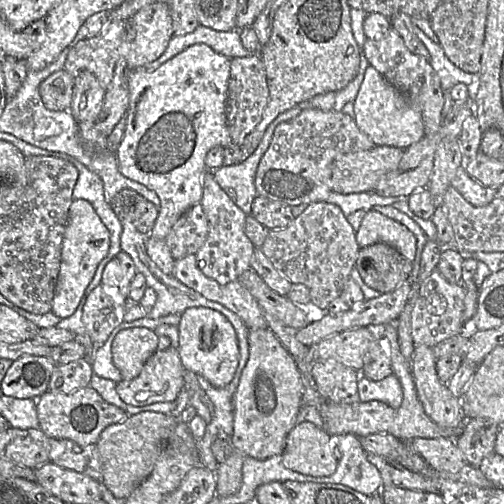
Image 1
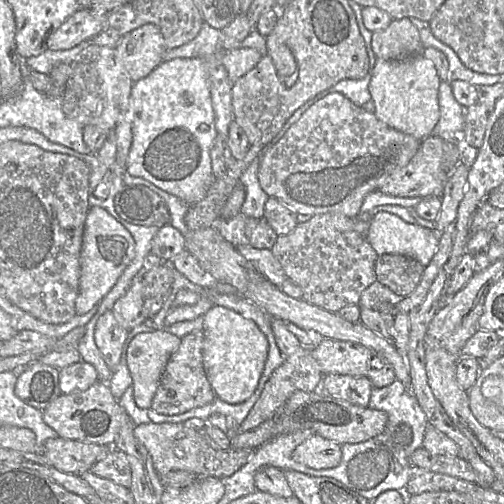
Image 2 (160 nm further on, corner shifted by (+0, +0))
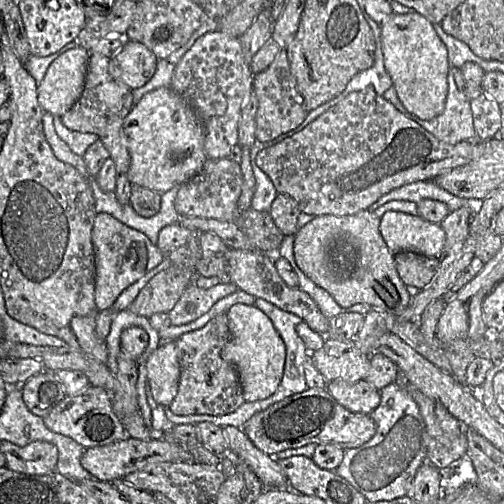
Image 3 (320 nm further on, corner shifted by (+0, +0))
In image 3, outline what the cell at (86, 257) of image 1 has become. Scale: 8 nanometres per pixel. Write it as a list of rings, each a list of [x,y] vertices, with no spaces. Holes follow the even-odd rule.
[[[97,213],[92,243],[95,255],[95,304],[100,311],[109,309],[128,286],[158,266],[166,255],[142,232],[130,228],[108,213]]]

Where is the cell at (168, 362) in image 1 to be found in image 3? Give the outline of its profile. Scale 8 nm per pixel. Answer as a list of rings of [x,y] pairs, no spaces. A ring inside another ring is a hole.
[[[227,311],[211,319],[203,328],[181,335],[176,339],[180,381],[177,395],[168,408],[176,415],[226,415],[245,403],[237,369],[221,357],[221,351],[230,339]]]

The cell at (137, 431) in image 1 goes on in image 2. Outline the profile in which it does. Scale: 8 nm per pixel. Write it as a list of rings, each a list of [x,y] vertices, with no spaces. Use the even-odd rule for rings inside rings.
[[[150,422],[136,425],[134,436],[147,448],[159,476],[170,471],[180,470],[195,474],[198,477],[214,477],[221,480],[242,467],[254,450],[214,450],[205,443],[196,430],[184,426],[184,423]]]

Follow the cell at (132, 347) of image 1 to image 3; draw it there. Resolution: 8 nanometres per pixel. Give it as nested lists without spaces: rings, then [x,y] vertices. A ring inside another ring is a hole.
[[[176,341],[159,345],[147,358],[145,366],[153,399],[168,407],[177,395],[180,381]]]

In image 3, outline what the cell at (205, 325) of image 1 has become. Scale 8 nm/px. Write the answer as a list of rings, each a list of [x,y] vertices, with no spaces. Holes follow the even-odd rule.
[[[233,305],[228,311],[230,339],[221,357],[237,369],[245,402],[271,396],[278,388],[284,372],[286,348],[271,319],[255,306]]]

